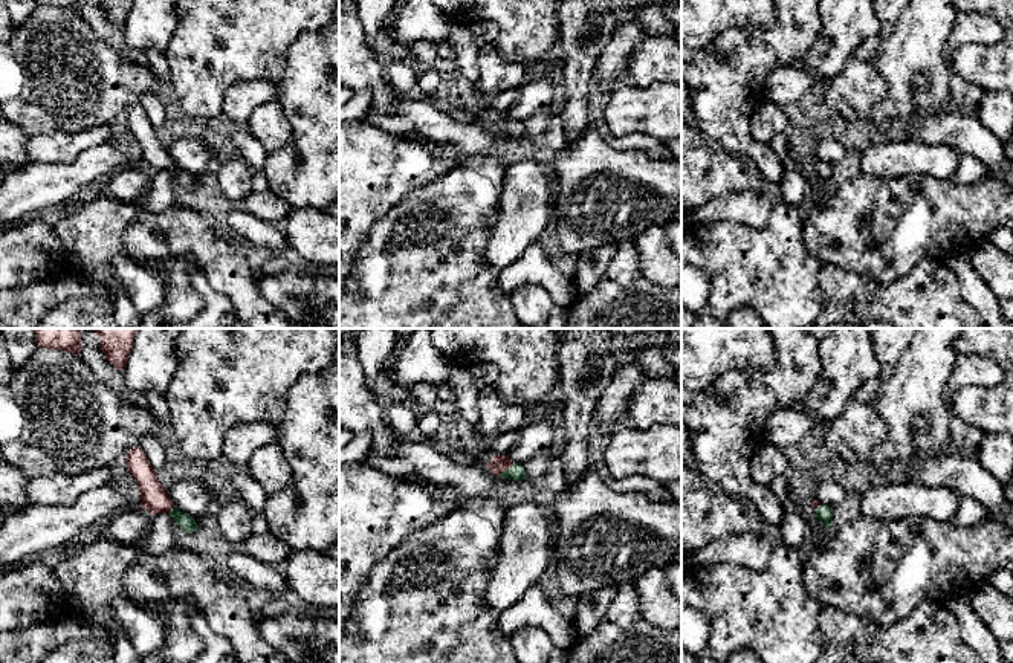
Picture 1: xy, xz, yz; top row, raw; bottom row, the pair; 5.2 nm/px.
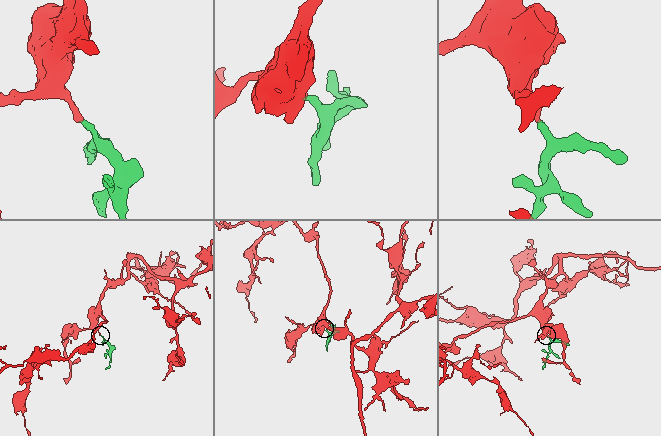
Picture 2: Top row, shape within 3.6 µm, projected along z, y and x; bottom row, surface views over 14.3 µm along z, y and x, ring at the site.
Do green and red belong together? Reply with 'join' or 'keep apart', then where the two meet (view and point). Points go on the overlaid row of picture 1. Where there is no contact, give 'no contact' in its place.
join; contact xz (506, 469)

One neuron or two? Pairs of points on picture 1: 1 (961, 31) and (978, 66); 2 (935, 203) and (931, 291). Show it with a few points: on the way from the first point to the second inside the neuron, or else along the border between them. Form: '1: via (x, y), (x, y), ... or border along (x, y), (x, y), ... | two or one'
1: border along (996, 42), (963, 45), (954, 54), (949, 64) | two
2: border along (943, 260), (922, 258), (902, 277) | two

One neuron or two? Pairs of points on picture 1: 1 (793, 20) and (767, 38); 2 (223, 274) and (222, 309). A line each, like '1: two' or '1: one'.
1: one
2: two

